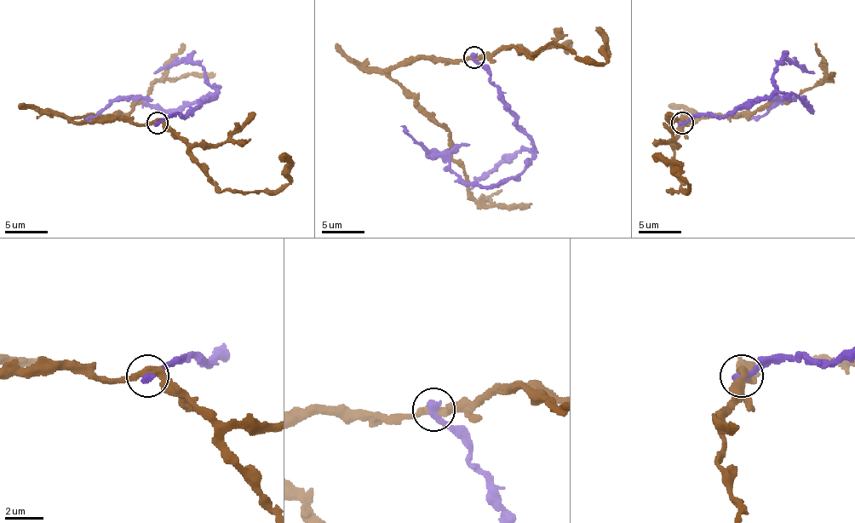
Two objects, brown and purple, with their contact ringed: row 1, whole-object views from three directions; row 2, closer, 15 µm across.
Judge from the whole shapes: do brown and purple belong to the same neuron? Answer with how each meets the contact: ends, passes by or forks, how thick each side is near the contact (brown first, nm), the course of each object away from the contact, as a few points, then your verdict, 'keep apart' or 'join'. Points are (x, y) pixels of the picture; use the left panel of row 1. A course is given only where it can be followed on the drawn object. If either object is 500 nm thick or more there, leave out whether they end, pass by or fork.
brown passes by; purple ends; calibres 360 and 440 nm; course brown (157, 122), (72, 120), (124, 116), (161, 79), (215, 72); course purple (157, 122), (182, 116), (216, 94), (178, 109), (150, 107), (137, 96), (113, 99), (96, 116), (83, 117); keep apart

